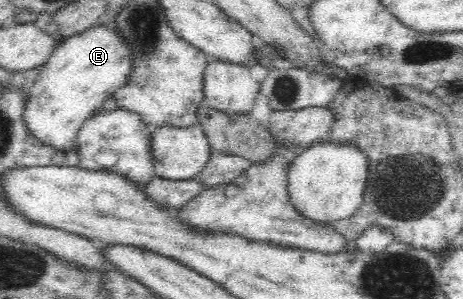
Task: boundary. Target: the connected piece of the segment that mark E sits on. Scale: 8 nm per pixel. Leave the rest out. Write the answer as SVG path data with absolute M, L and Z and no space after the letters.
M97 25L57 44L26 94L23 120L33 139L61 153L74 149L83 123L127 82L132 52L119 33Z

